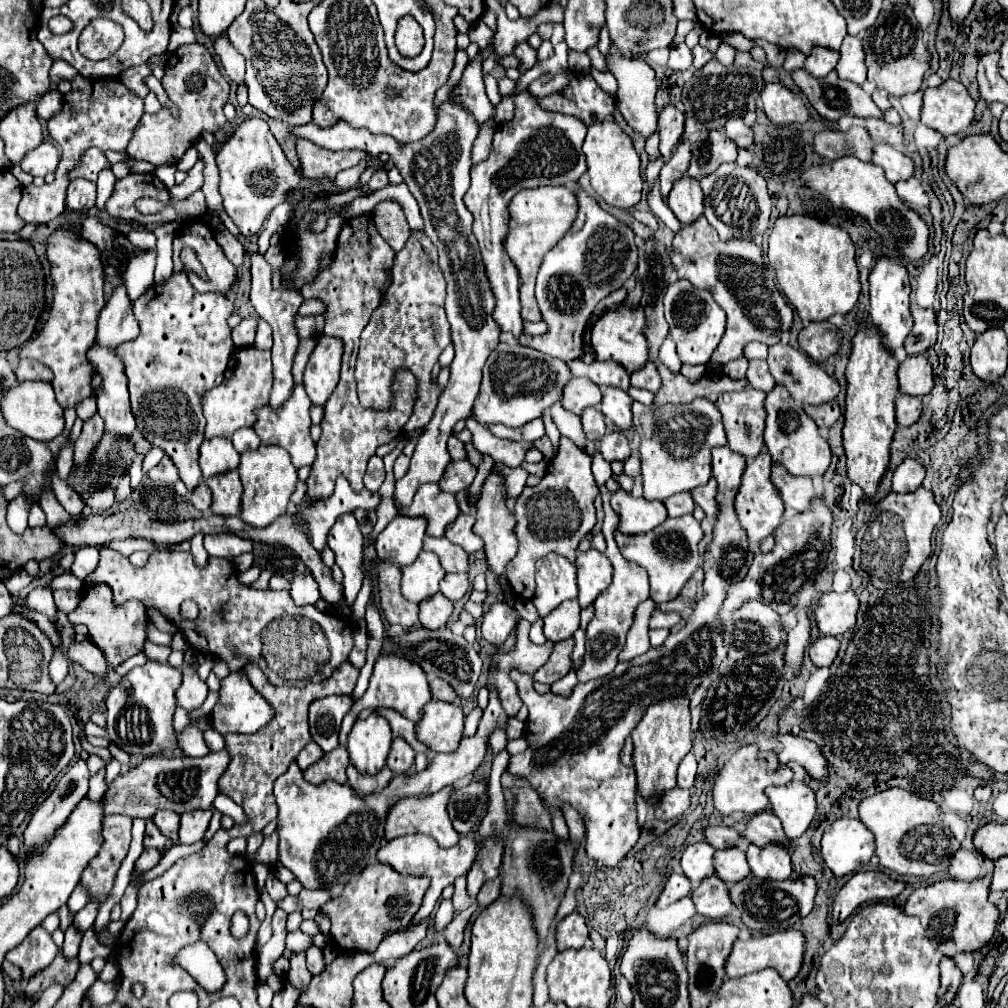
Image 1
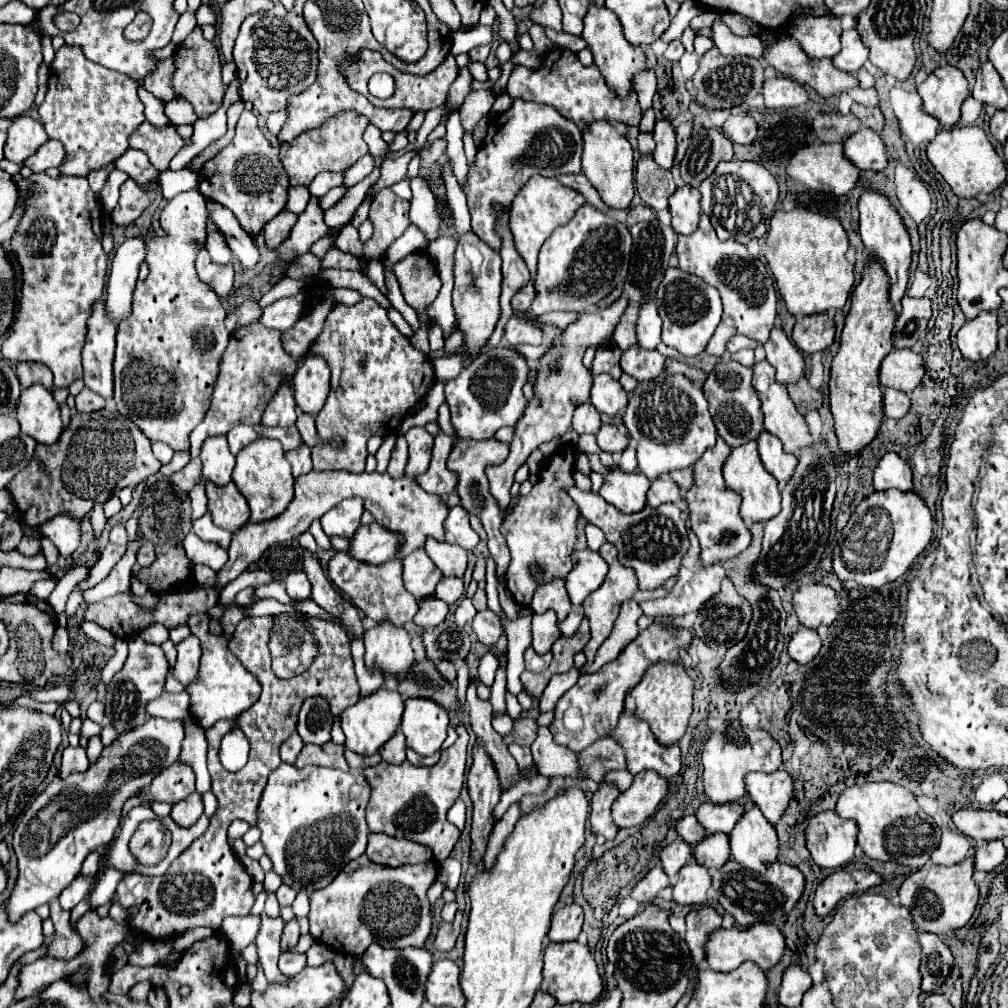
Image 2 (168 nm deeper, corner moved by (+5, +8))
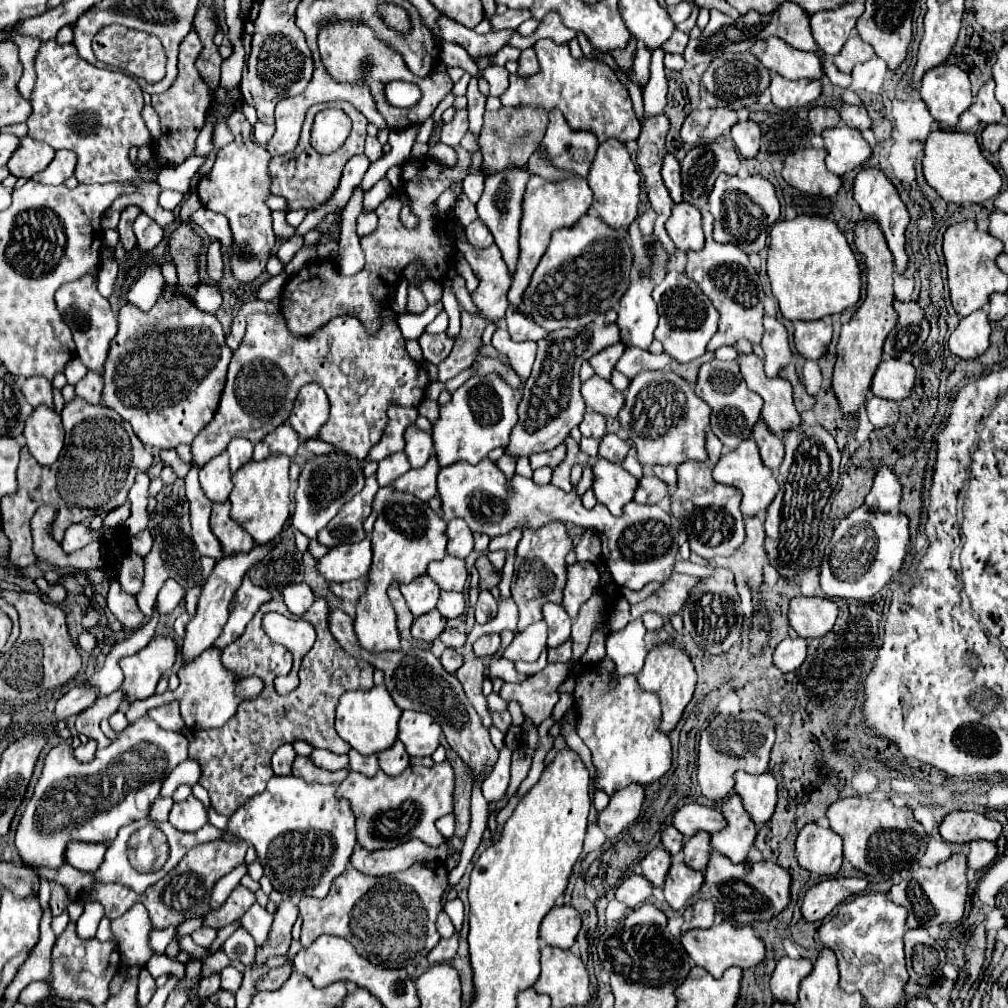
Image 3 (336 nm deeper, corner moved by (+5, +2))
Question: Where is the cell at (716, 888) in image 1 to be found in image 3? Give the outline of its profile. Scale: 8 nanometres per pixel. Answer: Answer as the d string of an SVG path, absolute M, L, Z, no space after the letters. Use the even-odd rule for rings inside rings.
M684 862L672 864L668 870L668 878L664 882L664 898L674 910L680 910L700 890L702 882L702 872L692 870Z

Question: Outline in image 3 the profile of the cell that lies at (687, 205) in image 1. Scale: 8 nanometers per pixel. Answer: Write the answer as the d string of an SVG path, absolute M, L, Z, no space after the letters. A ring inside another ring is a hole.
M682 202L672 208L672 216L666 220L666 232L676 244L676 248L682 252L704 248L700 212L692 204Z

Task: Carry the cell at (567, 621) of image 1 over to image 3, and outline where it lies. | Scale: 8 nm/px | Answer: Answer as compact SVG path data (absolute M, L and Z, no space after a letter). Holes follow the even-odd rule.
M536 622L528 626L524 632L516 634L512 644L500 654L500 658L512 660L512 662L518 662L518 660L534 662L538 660L540 652L546 648L546 636L548 636L546 622Z

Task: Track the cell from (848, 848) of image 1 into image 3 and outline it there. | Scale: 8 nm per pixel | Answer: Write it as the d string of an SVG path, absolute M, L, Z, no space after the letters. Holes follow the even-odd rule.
M806 824L796 838L798 864L818 876L832 876L842 866L842 840L830 828Z

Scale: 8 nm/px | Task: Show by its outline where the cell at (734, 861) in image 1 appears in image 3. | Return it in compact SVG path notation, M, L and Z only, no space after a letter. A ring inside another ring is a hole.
M696 832L690 840L684 842L684 862L694 868L694 870L704 870L706 864L708 864L708 858L710 858L710 834L708 832Z

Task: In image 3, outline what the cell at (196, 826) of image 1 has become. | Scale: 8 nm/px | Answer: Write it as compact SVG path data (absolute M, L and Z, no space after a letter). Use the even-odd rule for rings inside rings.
M188 796L184 802L174 804L172 810L170 810L170 824L172 824L176 830L196 832L196 830L200 830L206 822L208 822L206 808L204 808L202 802L196 800L194 796Z

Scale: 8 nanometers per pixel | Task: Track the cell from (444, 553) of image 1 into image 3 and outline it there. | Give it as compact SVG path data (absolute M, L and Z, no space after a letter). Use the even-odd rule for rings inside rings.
M446 556L444 560L432 562L432 564L428 566L428 576L430 576L442 590L462 592L468 574L466 574L464 560L454 558L454 556Z

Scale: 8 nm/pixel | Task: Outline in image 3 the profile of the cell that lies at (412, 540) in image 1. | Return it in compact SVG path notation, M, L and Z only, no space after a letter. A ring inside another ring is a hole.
M370 540L330 548L330 552L316 562L316 570L326 582L348 582L368 574L372 564Z

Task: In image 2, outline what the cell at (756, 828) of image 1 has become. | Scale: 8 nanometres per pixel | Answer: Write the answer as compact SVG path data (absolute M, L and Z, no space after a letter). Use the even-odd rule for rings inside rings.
M738 802L730 804L702 804L700 810L696 812L698 822L708 830L708 832L732 832L736 826L736 820L744 816L746 808Z

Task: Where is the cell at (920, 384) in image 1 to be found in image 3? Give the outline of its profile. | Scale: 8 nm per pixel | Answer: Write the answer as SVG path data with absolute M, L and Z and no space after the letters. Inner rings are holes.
M890 358L886 362L880 362L880 366L872 378L870 390L878 398L900 402L910 396L914 378L916 378L916 372L910 362Z

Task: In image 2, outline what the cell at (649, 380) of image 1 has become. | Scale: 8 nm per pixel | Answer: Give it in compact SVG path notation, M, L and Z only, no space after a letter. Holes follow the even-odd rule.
M632 346L622 354L620 366L626 374L634 376L638 382L648 382L662 374L664 360L666 358L658 350L644 350L644 348Z

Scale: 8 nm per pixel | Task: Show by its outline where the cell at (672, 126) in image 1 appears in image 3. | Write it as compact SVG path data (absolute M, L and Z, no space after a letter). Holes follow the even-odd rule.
M664 156L664 166L662 166L662 178L664 184L670 192L670 198L680 204L682 202L682 182L680 182L680 164L674 156Z

